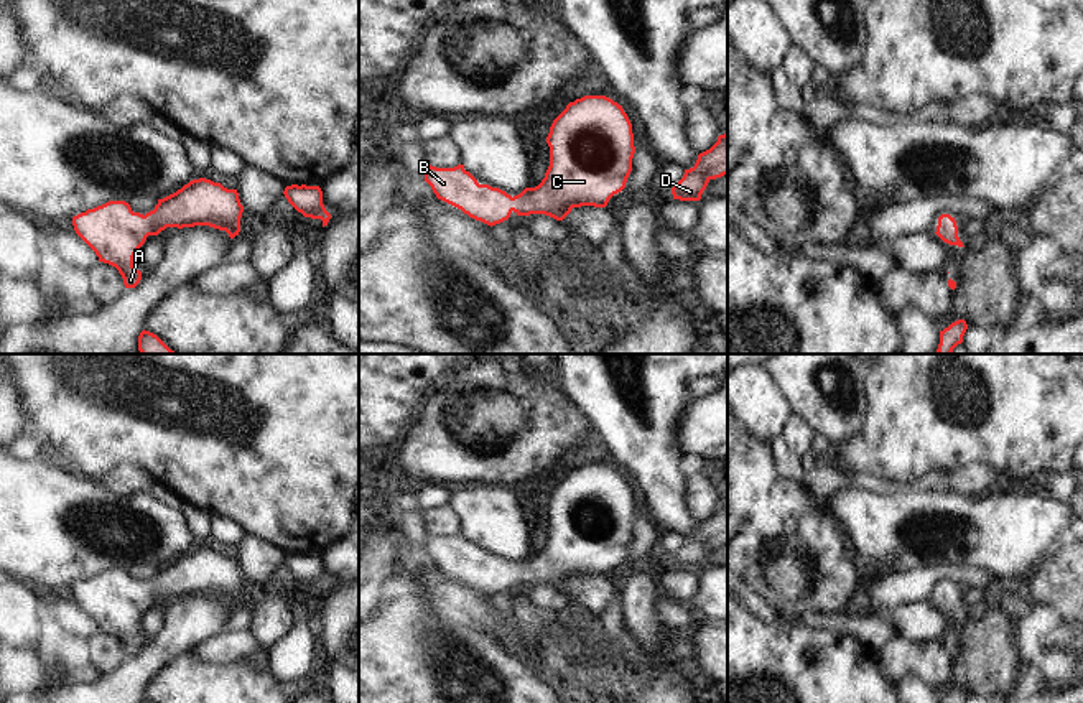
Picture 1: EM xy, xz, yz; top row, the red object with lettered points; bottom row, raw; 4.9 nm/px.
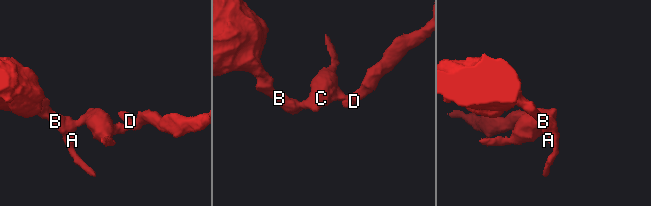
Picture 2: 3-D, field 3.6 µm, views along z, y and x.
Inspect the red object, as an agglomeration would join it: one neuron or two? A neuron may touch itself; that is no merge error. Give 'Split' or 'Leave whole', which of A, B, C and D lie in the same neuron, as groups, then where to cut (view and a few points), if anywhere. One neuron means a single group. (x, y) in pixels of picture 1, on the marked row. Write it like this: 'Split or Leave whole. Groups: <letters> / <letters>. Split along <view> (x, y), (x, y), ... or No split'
Leave whole. Groups: A B C D. No split.

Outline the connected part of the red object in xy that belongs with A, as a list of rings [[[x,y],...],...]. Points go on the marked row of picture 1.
[[[199,178],[158,199],[145,216],[133,212],[125,201],[109,201],[74,216],[72,226],[99,262],[115,267],[125,288],[135,288],[142,272],[133,267],[133,257],[148,235],[158,235],[166,227],[209,226],[234,239],[240,232],[242,212],[237,189]]]

